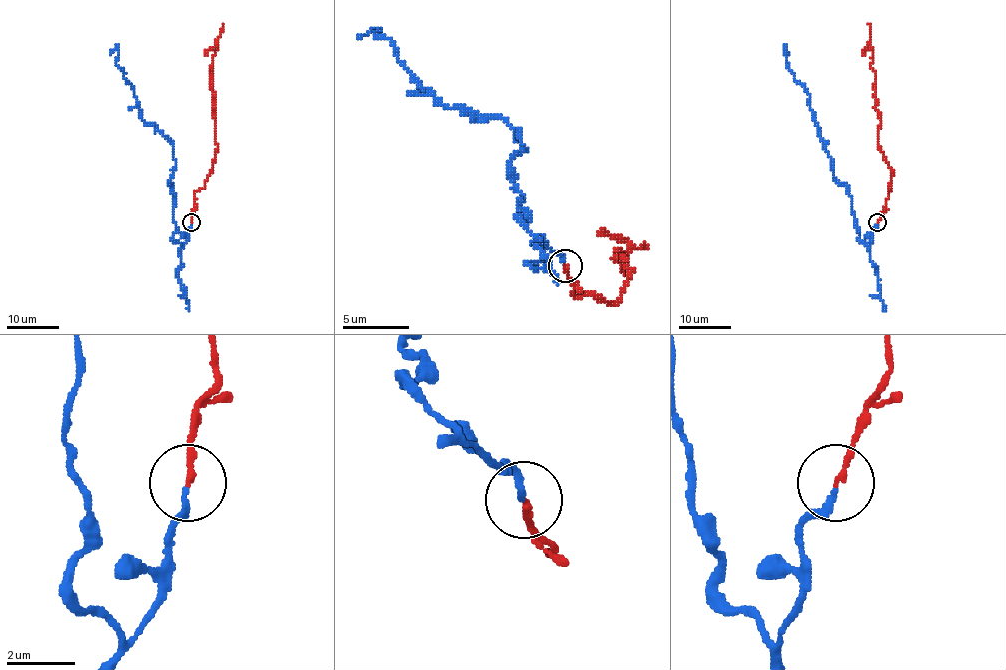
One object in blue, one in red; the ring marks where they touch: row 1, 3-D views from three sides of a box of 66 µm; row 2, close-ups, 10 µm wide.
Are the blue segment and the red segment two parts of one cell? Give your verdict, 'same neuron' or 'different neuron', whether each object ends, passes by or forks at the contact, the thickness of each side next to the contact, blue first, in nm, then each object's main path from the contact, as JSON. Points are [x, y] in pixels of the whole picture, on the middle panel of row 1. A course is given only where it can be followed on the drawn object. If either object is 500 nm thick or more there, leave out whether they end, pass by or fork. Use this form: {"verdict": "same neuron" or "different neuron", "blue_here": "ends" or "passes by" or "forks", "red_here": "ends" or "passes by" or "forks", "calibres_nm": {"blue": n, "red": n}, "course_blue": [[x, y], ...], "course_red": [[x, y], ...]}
{"verdict": "same neuron", "blue_here": "ends", "red_here": "ends", "calibres_nm": {"blue": 180, "red": 180}, "course_blue": [[564, 265], [521, 221], [511, 162], [524, 148], [521, 132], [444, 105], [378, 32], [358, 38]], "course_red": [[564, 265], [574, 295], [614, 305], [631, 268], [624, 275], [624, 258], [614, 258], [621, 248], [644, 241]]}

